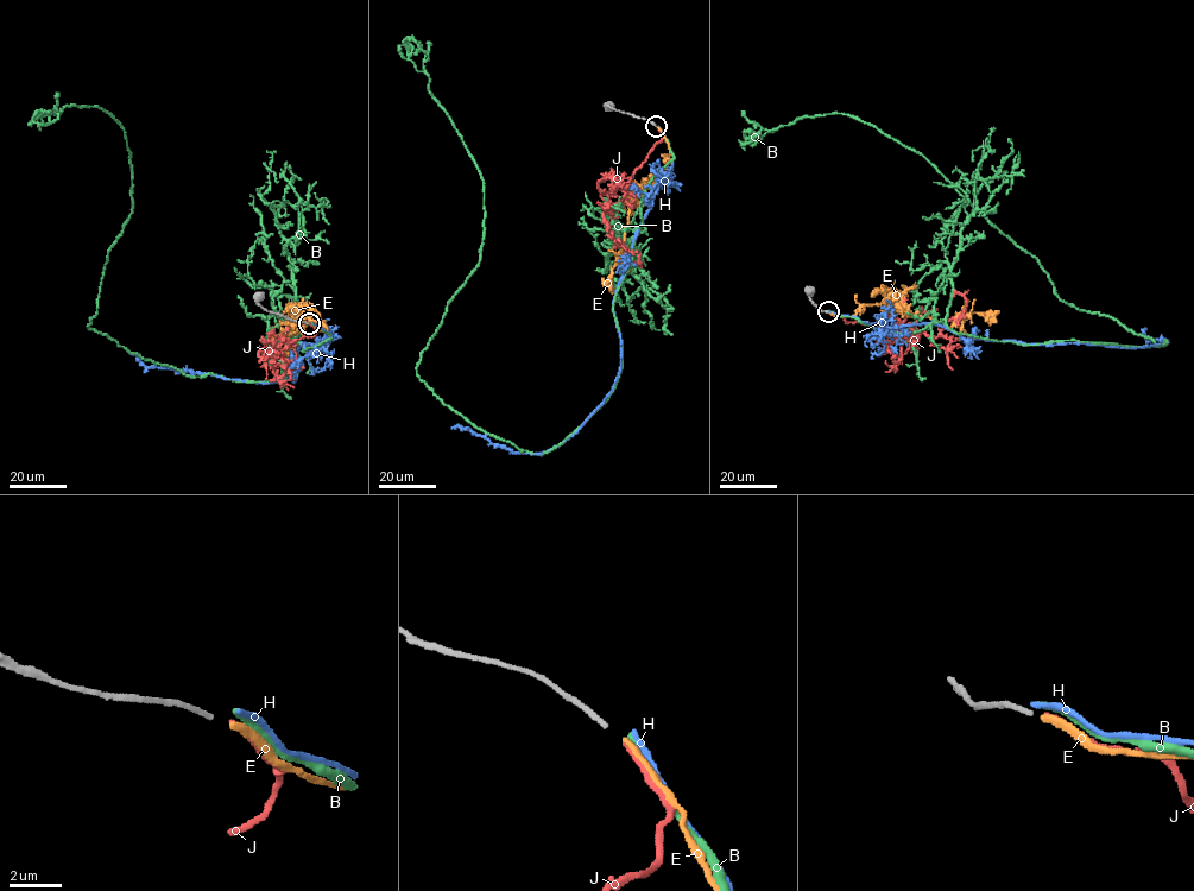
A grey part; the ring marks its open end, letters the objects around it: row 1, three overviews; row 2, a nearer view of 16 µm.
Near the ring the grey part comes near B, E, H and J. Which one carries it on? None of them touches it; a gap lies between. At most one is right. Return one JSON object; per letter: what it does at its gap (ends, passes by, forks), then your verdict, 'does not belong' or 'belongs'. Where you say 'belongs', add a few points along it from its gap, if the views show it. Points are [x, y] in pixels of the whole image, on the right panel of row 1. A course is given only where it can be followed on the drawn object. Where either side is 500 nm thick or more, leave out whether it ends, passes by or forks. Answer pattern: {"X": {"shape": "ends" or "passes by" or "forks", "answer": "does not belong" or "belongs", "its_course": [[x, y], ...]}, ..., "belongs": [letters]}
{"B": {"shape": "ends", "answer": "does not belong"}, "E": {"shape": "ends", "answer": "does not belong"}, "H": {"shape": "ends", "answer": "does not belong"}, "J": {"shape": "ends", "answer": "does not belong"}, "belongs": []}

